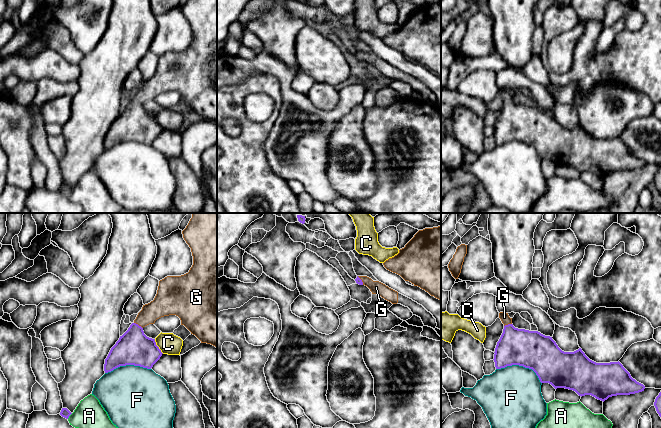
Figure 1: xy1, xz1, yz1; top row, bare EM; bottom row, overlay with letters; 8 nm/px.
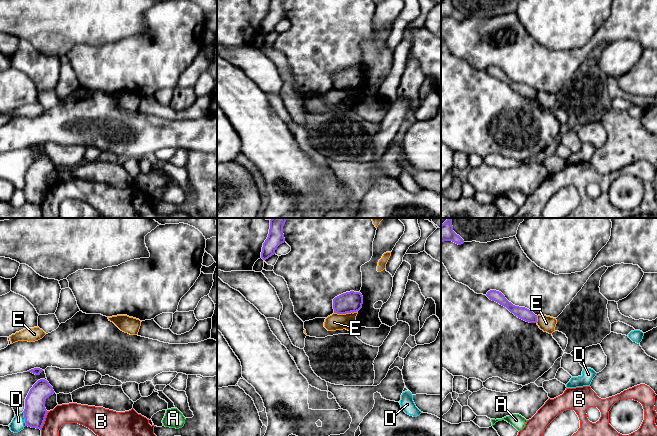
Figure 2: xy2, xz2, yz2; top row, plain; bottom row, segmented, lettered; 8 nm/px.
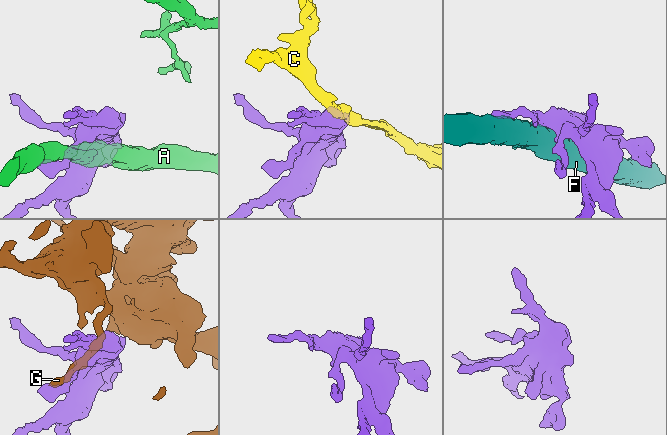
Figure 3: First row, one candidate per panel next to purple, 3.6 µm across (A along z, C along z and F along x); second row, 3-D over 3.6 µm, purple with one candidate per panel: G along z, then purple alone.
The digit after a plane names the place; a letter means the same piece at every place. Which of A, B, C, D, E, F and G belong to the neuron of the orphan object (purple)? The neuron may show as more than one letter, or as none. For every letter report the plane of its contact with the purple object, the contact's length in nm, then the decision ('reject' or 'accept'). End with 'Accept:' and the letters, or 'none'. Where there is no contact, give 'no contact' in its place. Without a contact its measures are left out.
A: xy1 | 60 nm | reject
B: xy2 | 170 nm | reject
C: xy1 | 140 nm | reject
D: xy2 | 120 nm | reject
E: xz2 | 190 nm | reject
F: yz1 | 380 nm | reject
G: xy1 | 90 nm | accept
Accept: G

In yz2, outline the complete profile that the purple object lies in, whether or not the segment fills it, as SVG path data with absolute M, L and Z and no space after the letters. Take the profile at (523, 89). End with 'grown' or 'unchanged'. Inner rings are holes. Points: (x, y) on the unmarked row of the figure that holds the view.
M490 66L487 68L486 72L500 81L506 83L511 89L513 89L518 94L529 98L529 99L536 99L537 98L537 91L535 91L532 87L525 83L519 83L513 81L511 78L509 78L505 72L496 66Z | unchanged

